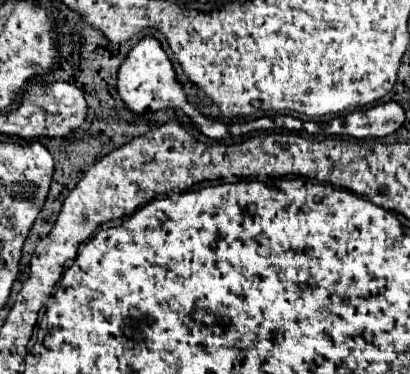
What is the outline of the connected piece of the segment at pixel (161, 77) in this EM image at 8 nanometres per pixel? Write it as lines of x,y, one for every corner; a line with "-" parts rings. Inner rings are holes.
143,36
125,56
121,68
119,68
119,82
117,82
119,94
125,102
125,106
129,106
129,110
133,110
135,114
141,114
145,110
163,110
163,108
181,108
191,122
209,138
227,138
227,134
249,134
249,132
257,132
255,126
261,126
261,118
257,120
233,120
233,122
223,122
223,120
215,120
211,116
201,114
189,100
185,94
183,84
177,80
175,76
175,68
173,62
169,60
169,56
165,54
163,46
159,44
159,40
155,36

